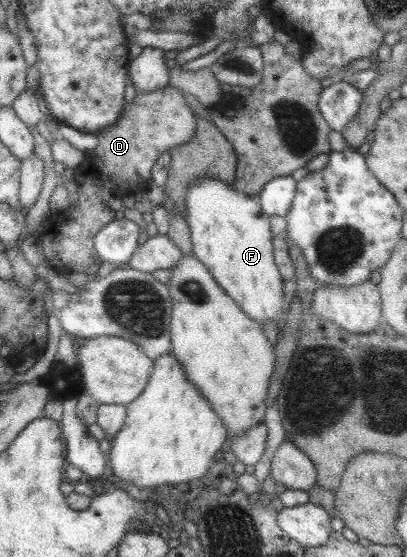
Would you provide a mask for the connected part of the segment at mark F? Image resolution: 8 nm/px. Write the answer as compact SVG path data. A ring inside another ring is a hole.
M201 175L197 181L194 181L192 185L188 187L187 193L185 194L185 221L190 229L190 238L193 248L193 256L195 256L213 276L213 279L219 284L219 287L243 310L243 313L250 317L253 321L256 321L259 325L263 325L266 321L272 319L276 324L281 324L279 316L282 314L282 309L284 306L282 279L280 278L280 273L276 268L274 262L274 255L272 250L272 237L271 232L269 232L269 217L261 211L260 204L256 197L245 195L229 186L225 183L221 183L217 177L212 175Z

